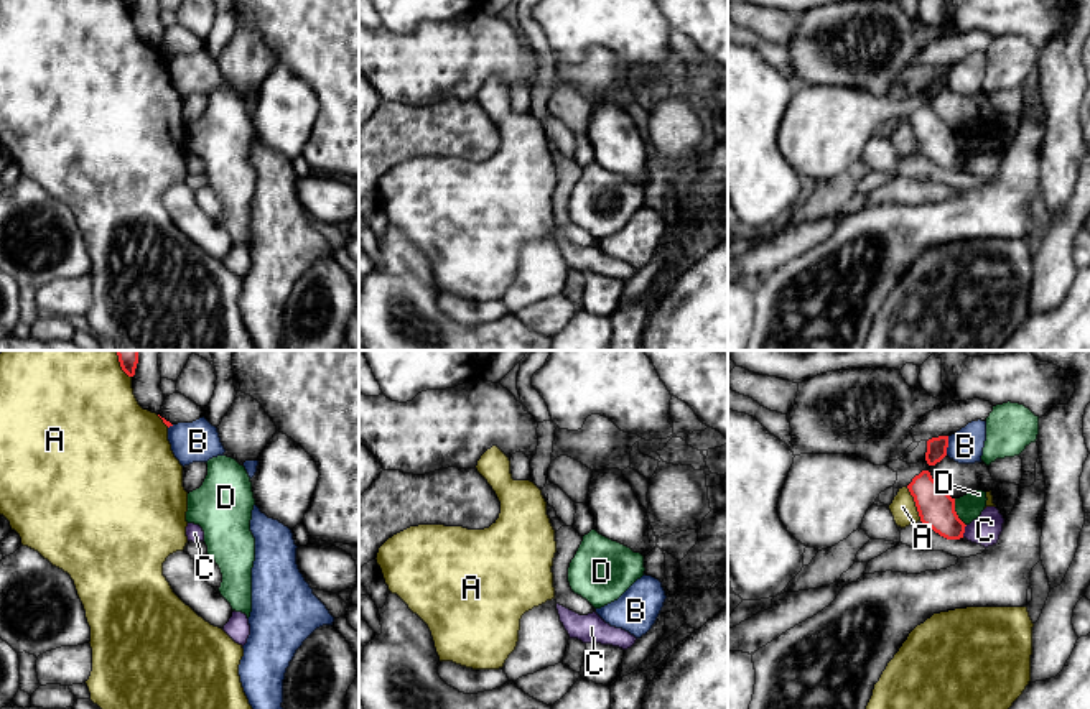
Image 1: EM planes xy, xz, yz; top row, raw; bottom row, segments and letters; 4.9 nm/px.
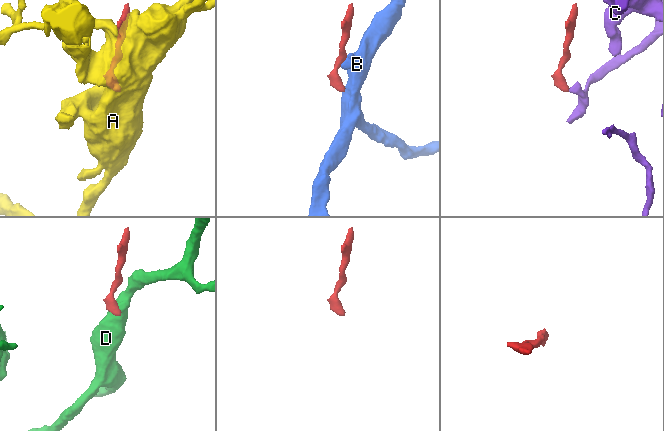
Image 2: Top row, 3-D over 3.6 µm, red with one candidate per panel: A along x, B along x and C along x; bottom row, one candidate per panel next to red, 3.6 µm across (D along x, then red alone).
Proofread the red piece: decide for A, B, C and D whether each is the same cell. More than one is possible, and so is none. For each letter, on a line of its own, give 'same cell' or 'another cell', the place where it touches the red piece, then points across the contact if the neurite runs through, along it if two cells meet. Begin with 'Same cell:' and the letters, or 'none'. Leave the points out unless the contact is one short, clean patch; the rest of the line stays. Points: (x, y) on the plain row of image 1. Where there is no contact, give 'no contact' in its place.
Same cell: none
A: another cell; contact yz (916, 135)
B: another cell; contact yz (947, 78); border yz (949, 68), (945, 86)
C: another cell; contact yz (964, 163); border yz (967, 157), (962, 168)
D: another cell; contact yz (955, 143); border yz (954, 130), (957, 148), (965, 157)

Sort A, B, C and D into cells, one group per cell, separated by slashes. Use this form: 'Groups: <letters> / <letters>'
Groups: A / B / C / D

